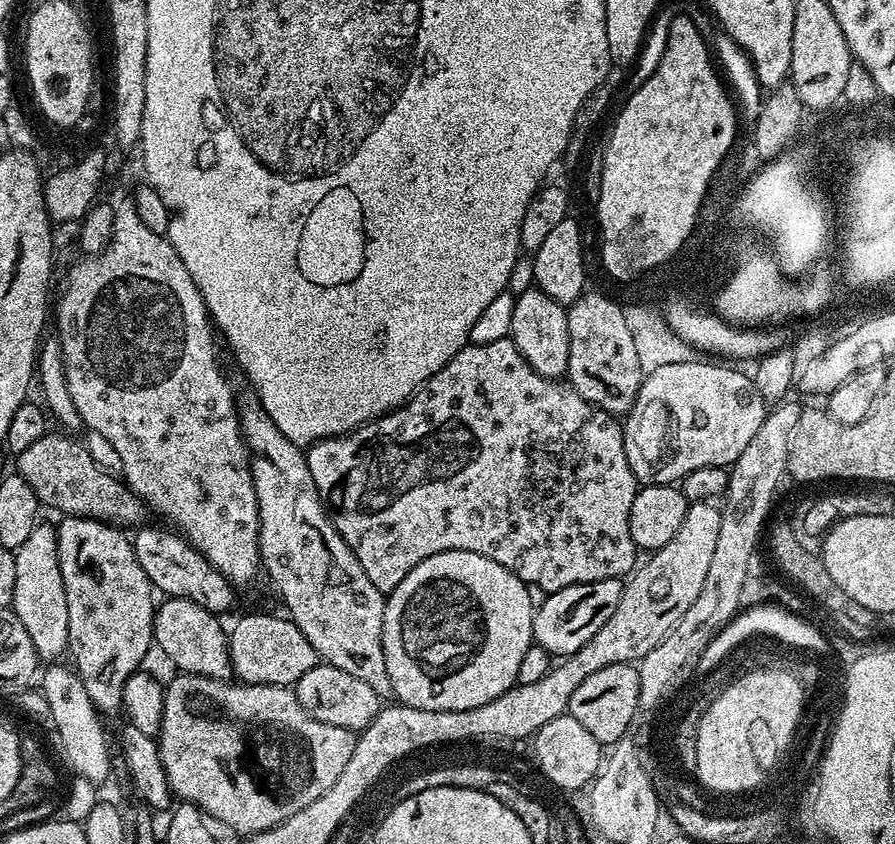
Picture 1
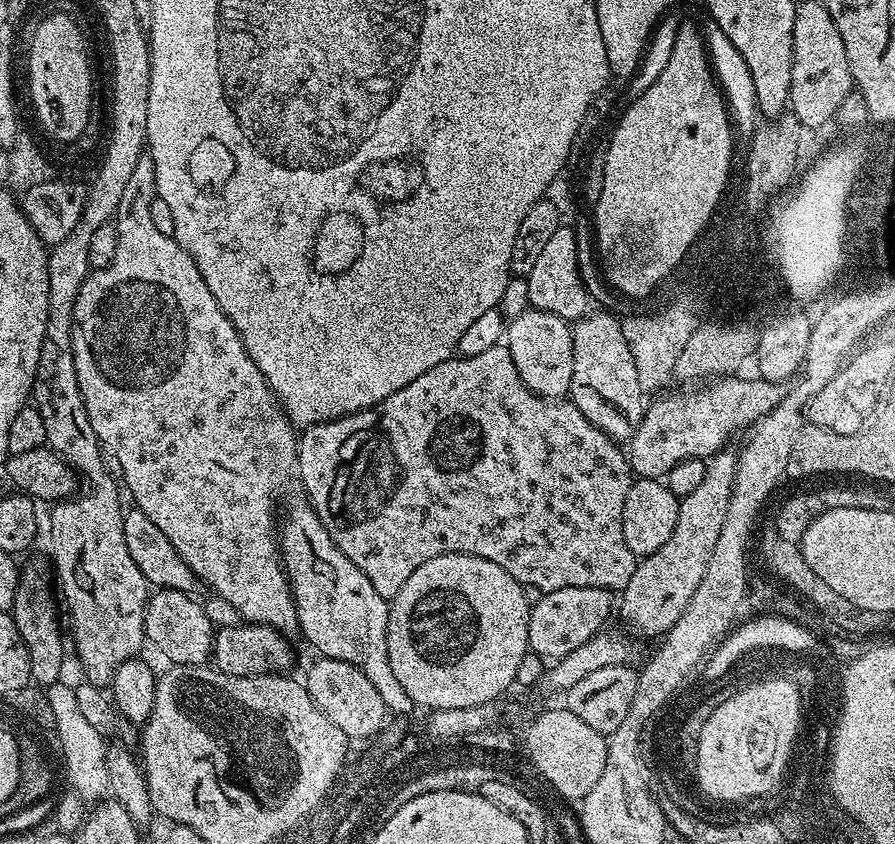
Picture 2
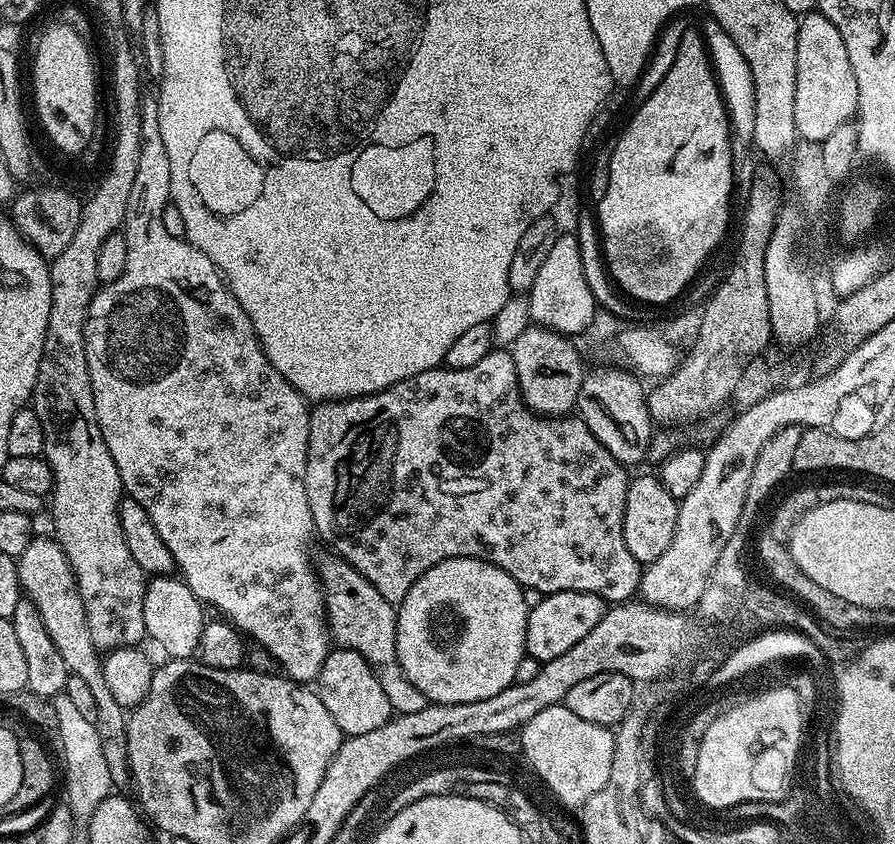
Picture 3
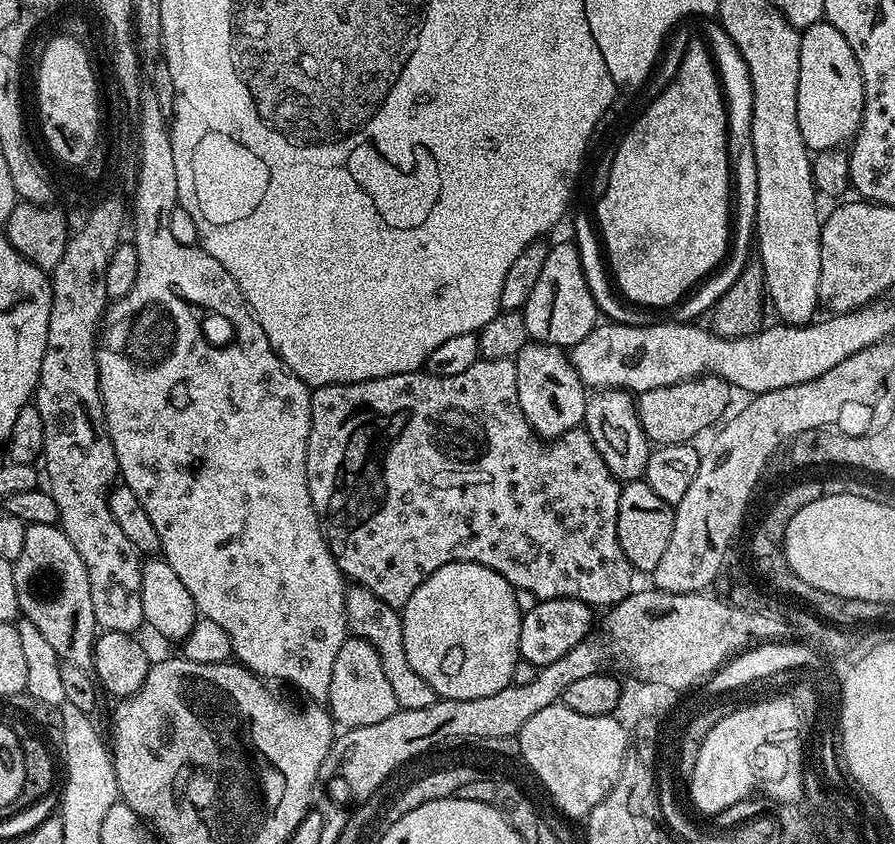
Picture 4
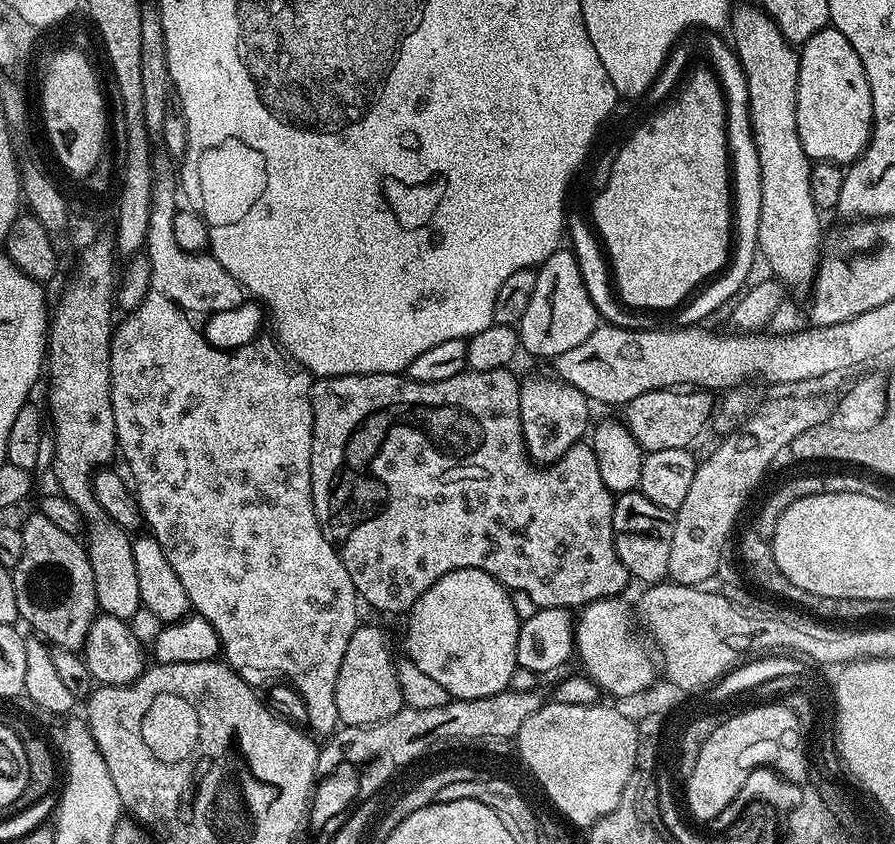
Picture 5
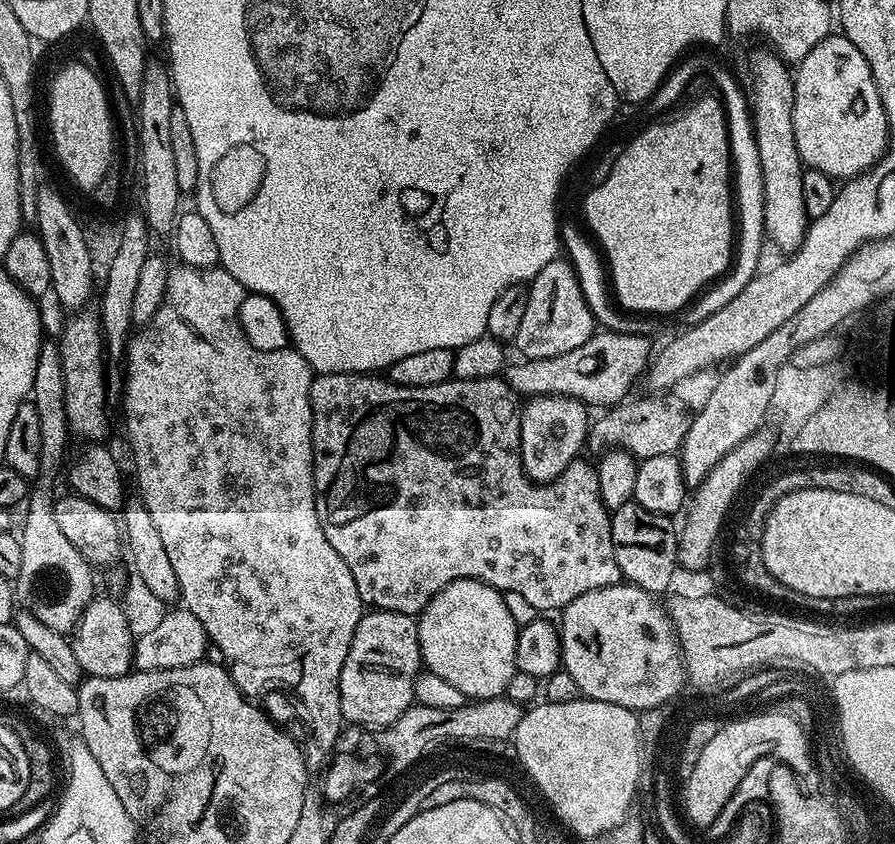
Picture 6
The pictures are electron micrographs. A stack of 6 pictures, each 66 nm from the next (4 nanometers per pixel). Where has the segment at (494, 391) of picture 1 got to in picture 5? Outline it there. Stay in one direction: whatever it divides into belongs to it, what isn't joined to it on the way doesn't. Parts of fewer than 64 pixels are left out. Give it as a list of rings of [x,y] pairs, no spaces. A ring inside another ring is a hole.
[[[507,367],[494,370],[478,370],[476,372],[465,370],[458,374],[454,374],[454,378],[446,378],[446,382],[414,382],[408,379],[407,375],[404,374],[383,372],[382,374],[329,376],[327,378],[317,379],[315,383],[313,383],[310,474],[312,475],[312,501],[314,502],[314,510],[316,511],[316,517],[320,523],[322,534],[332,543],[334,550],[338,554],[338,558],[342,558],[342,566],[346,566],[346,574],[350,574],[350,582],[354,582],[356,595],[363,603],[365,600],[370,607],[377,608],[380,612],[401,612],[401,614],[407,614],[411,612],[414,602],[418,602],[418,598],[422,598],[422,594],[426,594],[426,590],[430,590],[430,586],[434,586],[434,582],[438,582],[438,578],[442,578],[454,570],[466,570],[467,568],[470,570],[482,570],[486,574],[490,574],[513,593],[521,592],[522,595],[528,596],[529,602],[536,608],[566,608],[569,610],[579,610],[583,608],[585,604],[589,604],[595,600],[611,600],[619,597],[621,593],[623,593],[620,591],[622,591],[627,584],[630,584],[630,577],[626,570],[626,566],[622,566],[622,562],[618,558],[616,547],[614,546],[614,530],[612,529],[614,493],[602,482],[602,474],[598,474],[598,458],[594,454],[591,443],[579,442],[570,446],[557,461],[554,461],[550,465],[540,467],[533,463],[524,446],[522,422],[519,418],[519,392],[521,381],[510,371],[512,370],[509,370]]]

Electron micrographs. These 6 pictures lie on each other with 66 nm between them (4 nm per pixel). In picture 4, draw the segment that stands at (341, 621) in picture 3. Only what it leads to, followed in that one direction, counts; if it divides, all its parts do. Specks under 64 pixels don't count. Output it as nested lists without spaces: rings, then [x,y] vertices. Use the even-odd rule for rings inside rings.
[[[352,586],[345,591],[346,614],[348,626],[353,636],[361,636],[366,642],[378,650],[378,658],[382,658],[382,670],[386,670],[386,679],[394,690],[394,698],[400,708],[406,710],[422,710],[437,700],[436,691],[414,671],[414,666],[406,662],[406,650],[402,642],[402,626],[404,625],[401,613],[392,608],[382,598],[370,594],[370,590],[359,586]]]

